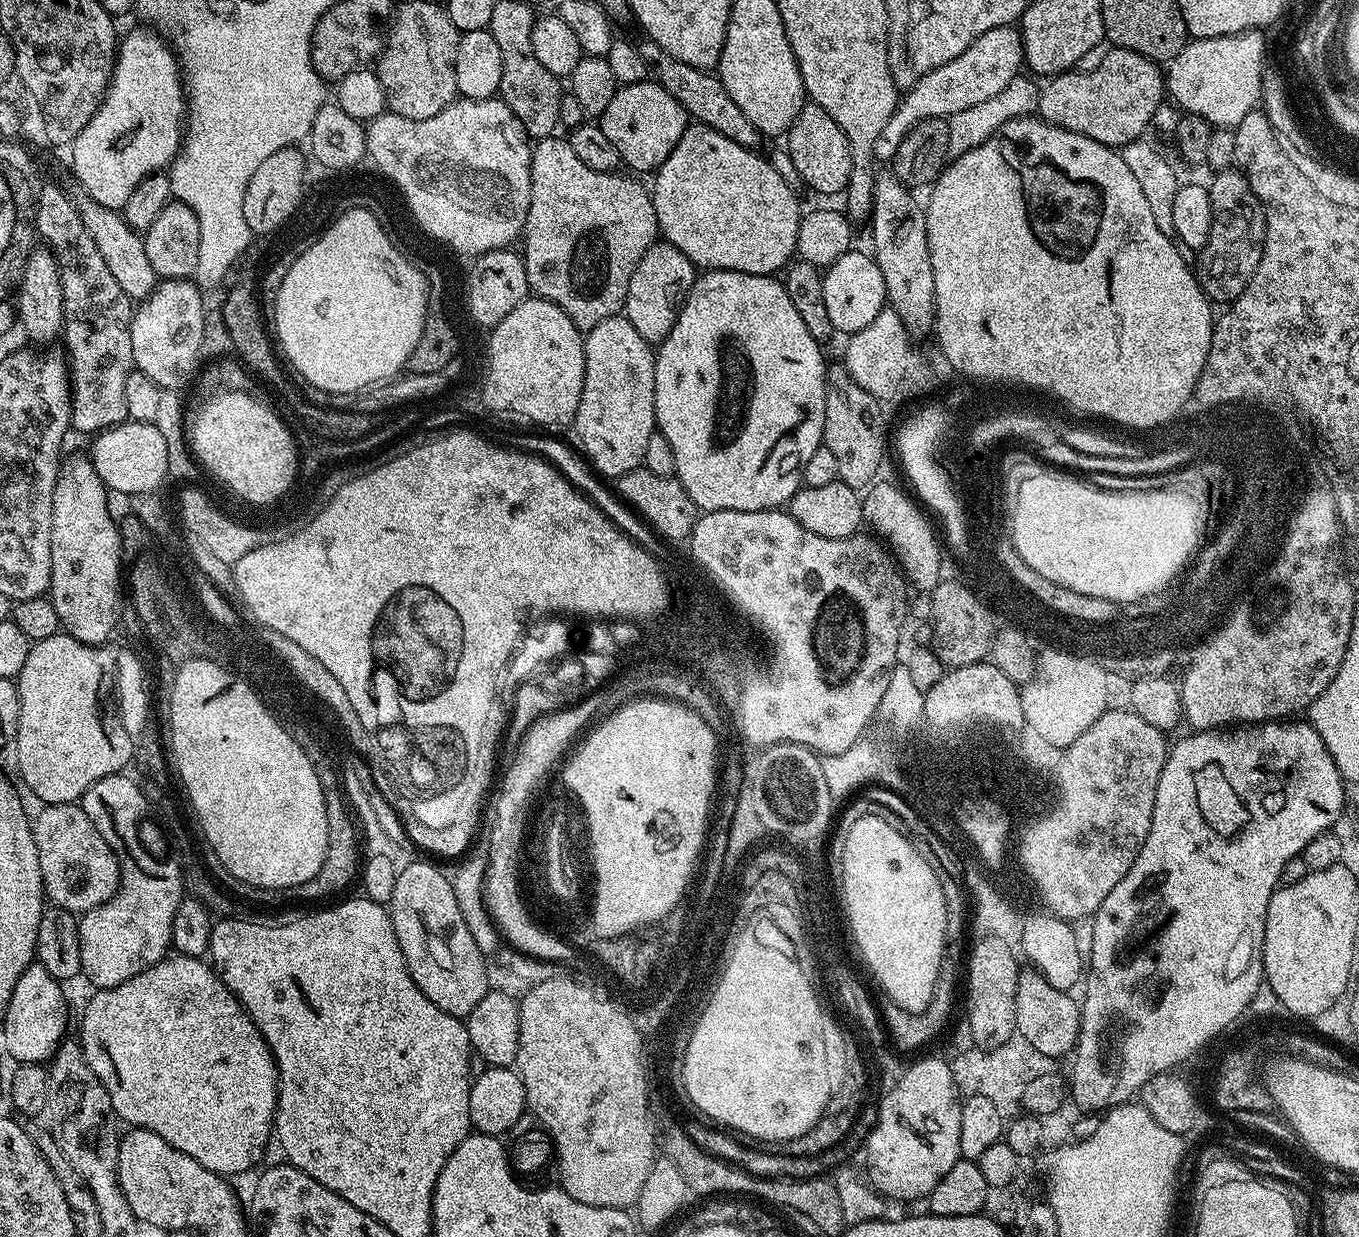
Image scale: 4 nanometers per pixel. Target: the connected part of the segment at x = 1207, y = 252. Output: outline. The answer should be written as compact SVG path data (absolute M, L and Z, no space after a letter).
M1231 167L1217 171L1213 176L1216 177L1213 178L1212 184L1207 185L1212 225L1204 247L1199 249L1197 256L1200 257L1197 258L1196 264L1194 260L1194 271L1196 281L1209 301L1228 306L1238 299L1242 290L1246 290L1250 278L1254 278L1254 270L1258 270L1258 262L1262 262L1266 218L1260 199L1254 194L1243 172Z

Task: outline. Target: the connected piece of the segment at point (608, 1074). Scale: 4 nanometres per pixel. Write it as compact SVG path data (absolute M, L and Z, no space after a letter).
M560 977L552 980L552 984L540 984L540 988L536 988L536 992L532 992L532 996L528 996L528 1000L519 997L518 1003L520 1005L520 1025L518 1026L518 1054L514 1067L524 1083L528 1099L527 1111L540 1119L556 1144L559 1187L563 1188L566 1194L570 1194L570 1198L574 1198L578 1202L586 1202L586 1206L631 1209L635 1205L636 1199L642 1194L642 1186L646 1186L646 1178L652 1173L654 1157L658 1152L654 1134L648 1133L648 1124L645 1123L644 1084L641 1079L640 1063L637 1059L636 1032L632 1032L632 1024L628 1024L628 1020L624 1020L624 1016L620 1016L620 1012L616 1012L612 1001L607 1005L600 1004L600 1001L588 995L583 988L564 984Z

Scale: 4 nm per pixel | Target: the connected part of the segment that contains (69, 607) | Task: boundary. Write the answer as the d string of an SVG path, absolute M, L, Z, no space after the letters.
M72 456L63 461L59 478L55 482L51 503L51 586L48 591L54 610L58 613L61 631L77 638L83 644L96 647L105 645L114 630L118 616L118 588L124 543L120 539L119 525L108 510L108 489L94 470L87 456Z

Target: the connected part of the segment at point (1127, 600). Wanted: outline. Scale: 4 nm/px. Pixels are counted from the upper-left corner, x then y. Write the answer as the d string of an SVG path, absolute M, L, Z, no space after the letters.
M1058 470L1055 476L1028 480L1024 492L1020 492L1016 526L1010 537L1025 563L1036 568L1038 574L1072 591L1092 593L1094 598L1126 605L1147 600L1150 593L1162 590L1189 567L1205 539L1203 503L1164 486L1157 492L1140 490L1138 498L1120 498L1112 496L1107 487L1095 488L1075 478Z

